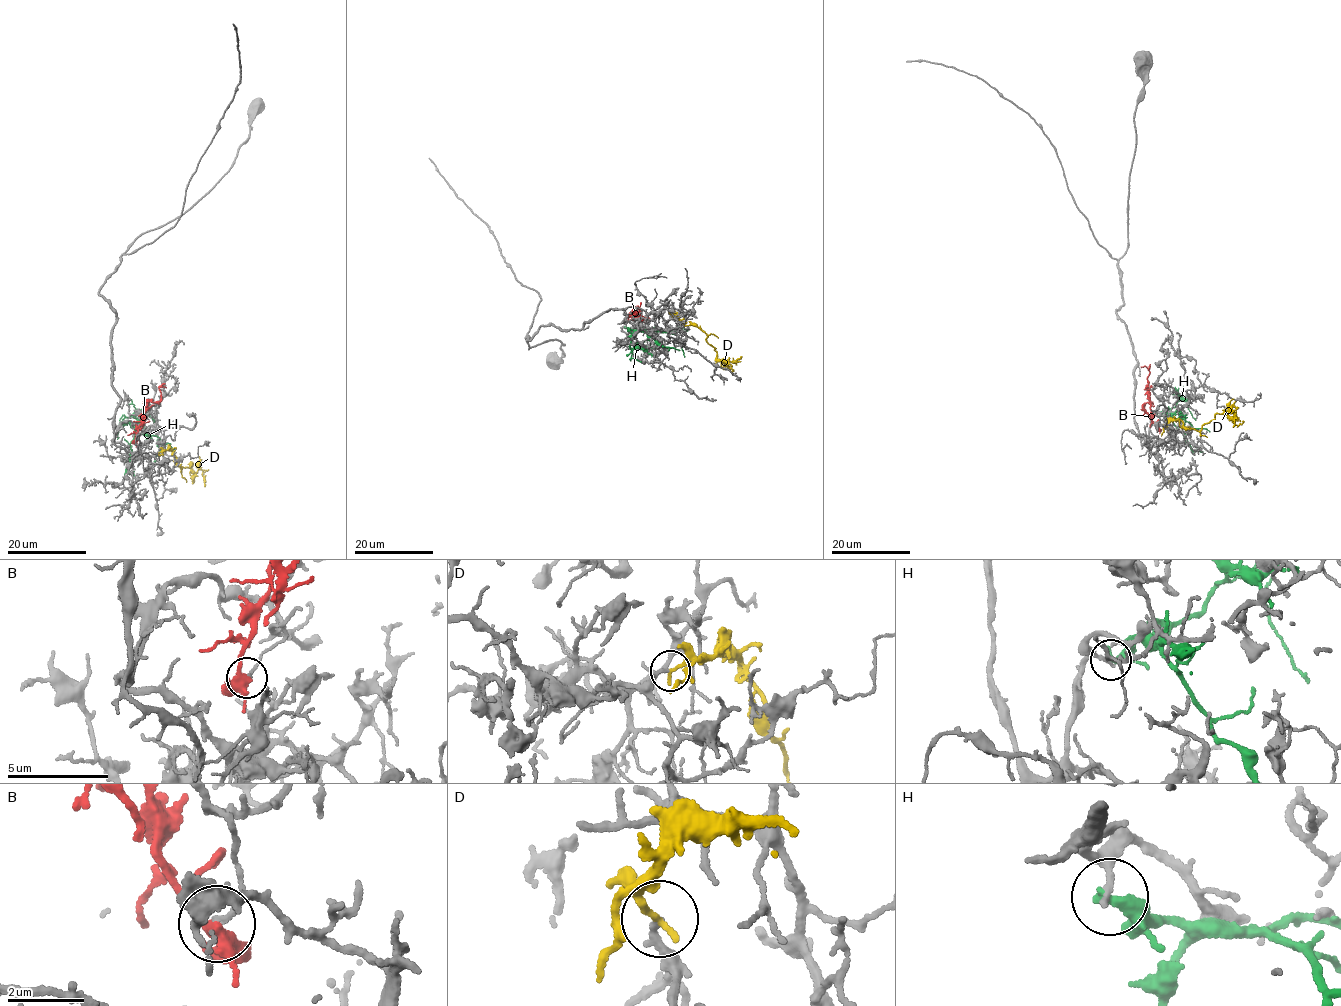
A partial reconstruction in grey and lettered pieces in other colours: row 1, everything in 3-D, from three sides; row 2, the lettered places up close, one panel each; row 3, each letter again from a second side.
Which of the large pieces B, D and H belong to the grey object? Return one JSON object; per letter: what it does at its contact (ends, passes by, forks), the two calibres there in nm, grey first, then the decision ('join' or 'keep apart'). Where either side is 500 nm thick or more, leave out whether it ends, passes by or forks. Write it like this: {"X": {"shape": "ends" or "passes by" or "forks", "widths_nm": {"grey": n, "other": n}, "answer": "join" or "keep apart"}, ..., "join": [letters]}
{"B": {"shape": "forks", "widths_nm": {"grey": 120, "other": 320}, "answer": "keep apart"}, "D": {"shape": "ends", "widths_nm": {"grey": 180, "other": 180}, "answer": "keep apart"}, "H": {"shape": "passes by", "widths_nm": {"grey": 140, "other": 280}, "answer": "keep apart"}, "join": []}

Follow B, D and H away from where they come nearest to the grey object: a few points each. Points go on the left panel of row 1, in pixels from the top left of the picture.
B: (136, 440), (141, 415), (160, 400), (160, 389), (165, 383)
D: (159, 453), (170, 448), (181, 471), (192, 463), (195, 472), (203, 472), (204, 486)
H: (122, 423), (132, 424), (161, 441), (160, 452), (151, 466)

